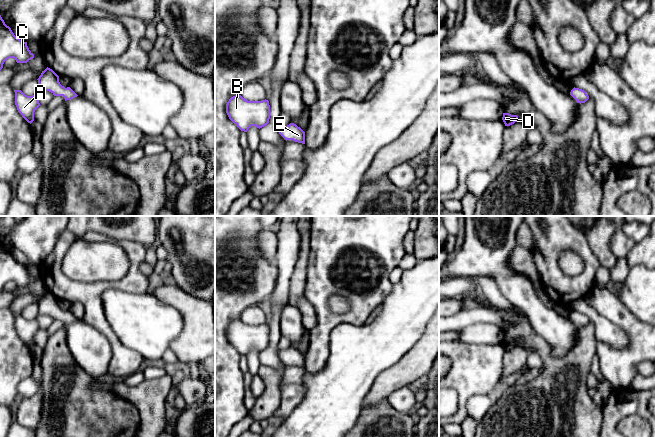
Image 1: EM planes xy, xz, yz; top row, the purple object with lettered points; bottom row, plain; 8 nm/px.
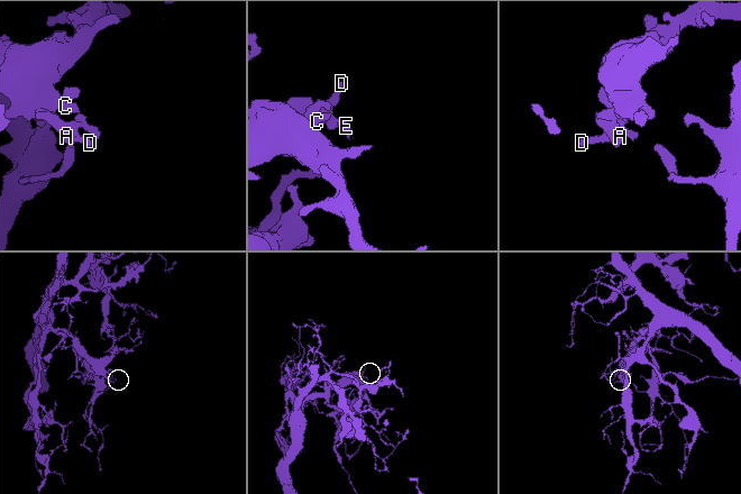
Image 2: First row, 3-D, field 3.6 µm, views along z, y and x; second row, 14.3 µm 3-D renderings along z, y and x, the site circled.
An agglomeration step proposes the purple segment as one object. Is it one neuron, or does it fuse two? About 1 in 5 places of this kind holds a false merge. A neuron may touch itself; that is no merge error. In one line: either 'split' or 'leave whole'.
leave whole

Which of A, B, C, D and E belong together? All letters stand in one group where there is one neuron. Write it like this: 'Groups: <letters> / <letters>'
Groups: A B C D E

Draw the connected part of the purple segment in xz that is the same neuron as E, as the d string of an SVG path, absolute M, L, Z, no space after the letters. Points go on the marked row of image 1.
M294 123L287 126L277 126L279 134L287 141L293 140L298 143L305 144L305 132Z

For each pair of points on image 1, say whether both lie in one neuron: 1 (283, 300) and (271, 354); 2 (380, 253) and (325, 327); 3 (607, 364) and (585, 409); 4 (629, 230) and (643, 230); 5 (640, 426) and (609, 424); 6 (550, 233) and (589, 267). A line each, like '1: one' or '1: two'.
1: one
2: one
3: two
4: one
5: two
6: one

